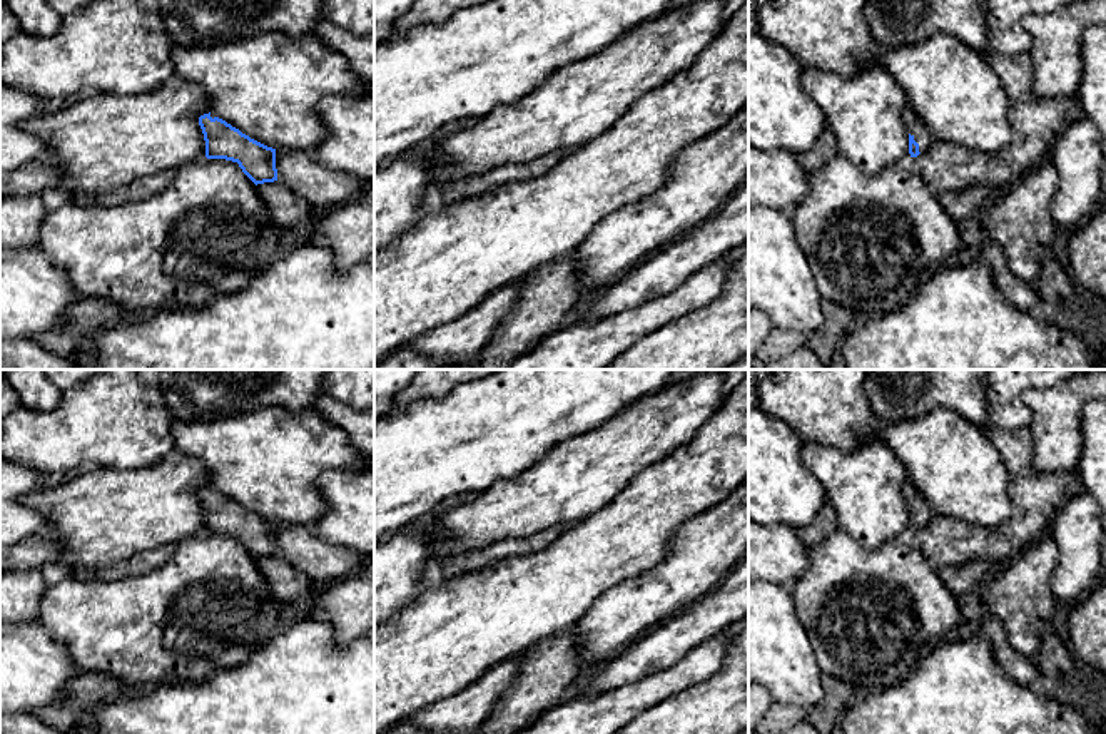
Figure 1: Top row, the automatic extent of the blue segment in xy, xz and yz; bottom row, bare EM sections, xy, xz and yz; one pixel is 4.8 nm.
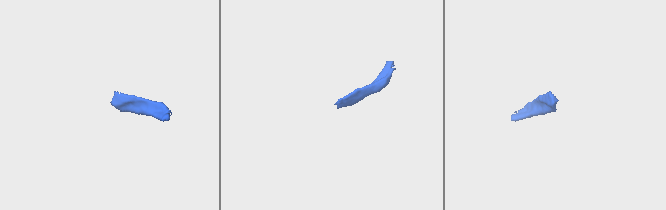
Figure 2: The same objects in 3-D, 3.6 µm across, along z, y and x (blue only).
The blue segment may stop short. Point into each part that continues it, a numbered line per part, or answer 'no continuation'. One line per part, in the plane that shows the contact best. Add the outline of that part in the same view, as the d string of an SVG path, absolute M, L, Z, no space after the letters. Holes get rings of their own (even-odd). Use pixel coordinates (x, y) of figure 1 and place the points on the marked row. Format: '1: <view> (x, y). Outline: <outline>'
1: yz (914, 126). Outline: M906 104L902 109L902 122L907 127L907 132L919 144L919 152L924 154L934 140L922 120L916 115L911 104Z

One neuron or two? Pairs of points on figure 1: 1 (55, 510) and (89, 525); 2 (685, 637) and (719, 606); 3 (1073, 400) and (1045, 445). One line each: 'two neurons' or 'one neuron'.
1: one neuron
2: one neuron
3: one neuron

